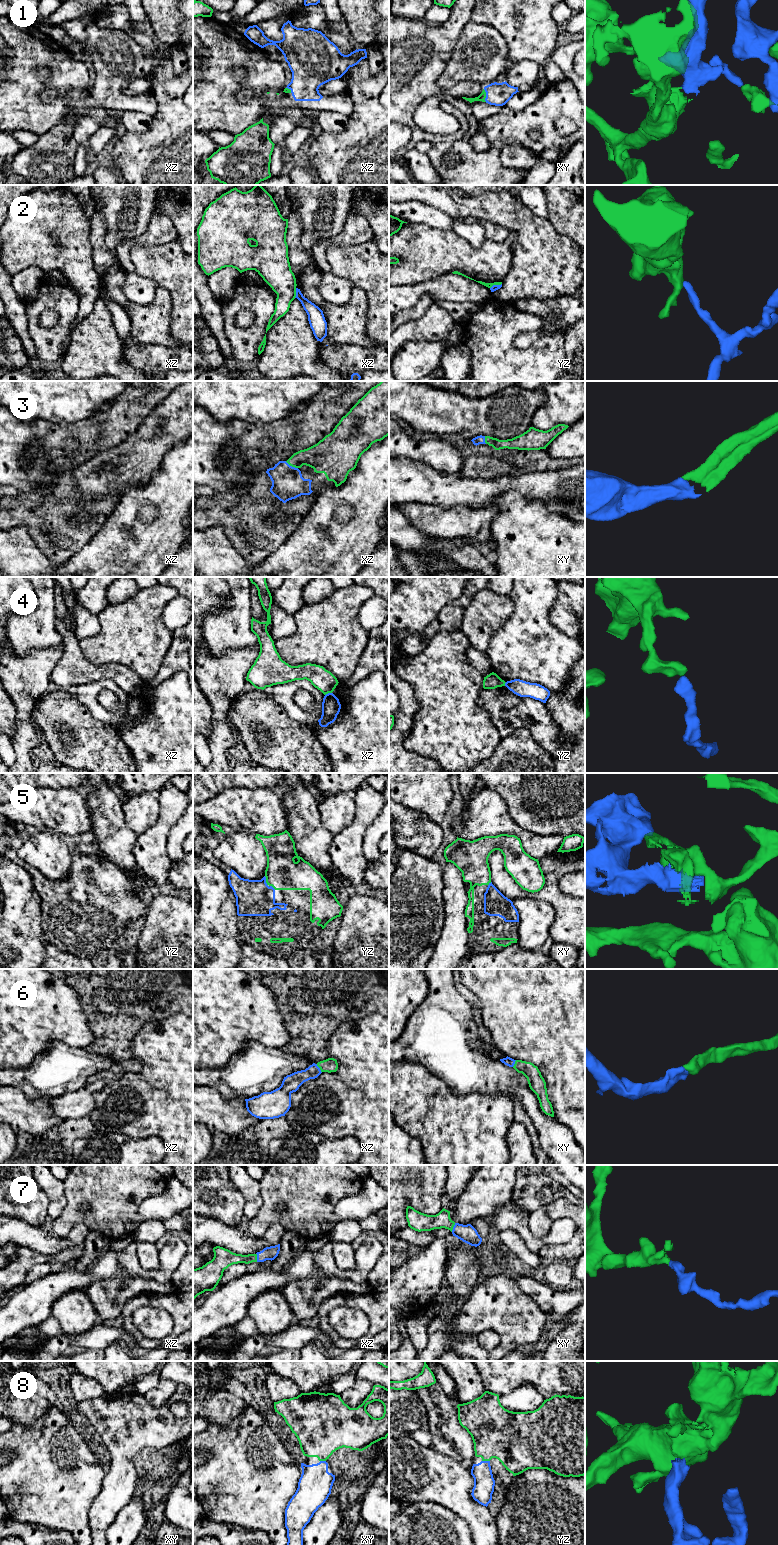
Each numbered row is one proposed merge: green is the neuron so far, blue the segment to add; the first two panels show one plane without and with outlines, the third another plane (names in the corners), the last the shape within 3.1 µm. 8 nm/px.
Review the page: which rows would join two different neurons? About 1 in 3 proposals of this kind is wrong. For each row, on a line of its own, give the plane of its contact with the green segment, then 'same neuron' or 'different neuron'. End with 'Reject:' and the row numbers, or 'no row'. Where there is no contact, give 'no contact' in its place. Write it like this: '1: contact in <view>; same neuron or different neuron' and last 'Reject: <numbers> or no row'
1: contact in xy; same neuron
2: contact in xz; different neuron
3: contact in xz; same neuron
4: contact in xz; different neuron
5: contact in yz; same neuron
6: contact in xz; same neuron
7: contact in xy; same neuron
8: contact in yz; same neuron
Reject: 2, 4

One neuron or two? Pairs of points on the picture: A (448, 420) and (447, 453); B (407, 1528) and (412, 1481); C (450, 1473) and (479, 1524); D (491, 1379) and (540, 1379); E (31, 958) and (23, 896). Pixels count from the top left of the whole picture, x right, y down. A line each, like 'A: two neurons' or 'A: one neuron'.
A: two neurons
B: two neurons
C: one neuron
D: one neuron
E: one neuron

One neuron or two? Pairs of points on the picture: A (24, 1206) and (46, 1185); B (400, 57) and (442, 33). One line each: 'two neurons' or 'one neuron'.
A: two neurons
B: one neuron

